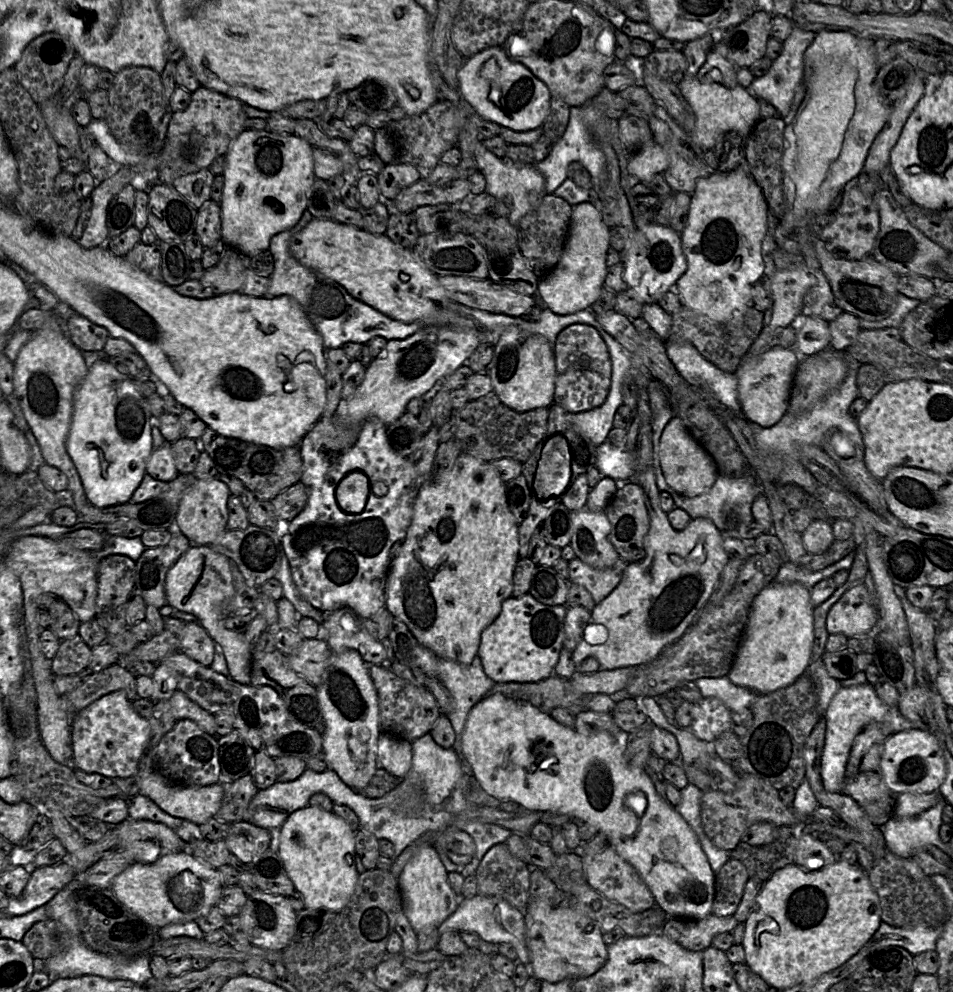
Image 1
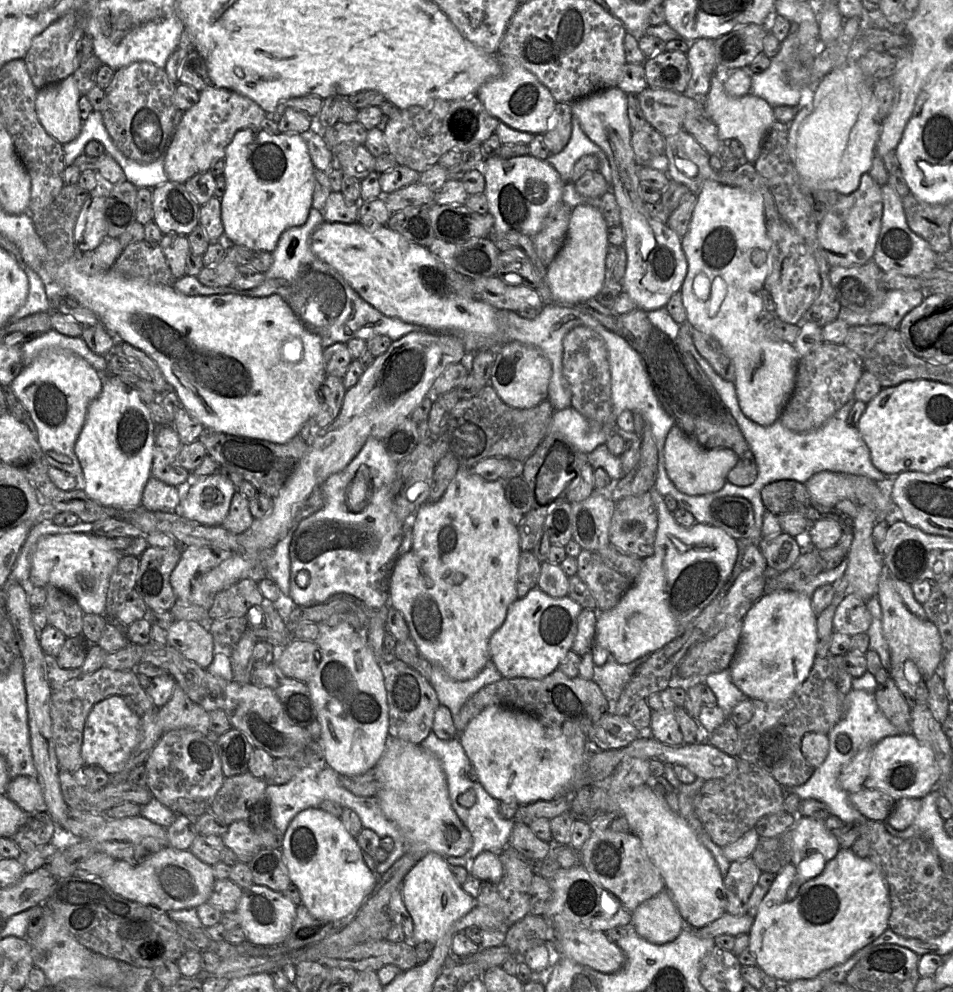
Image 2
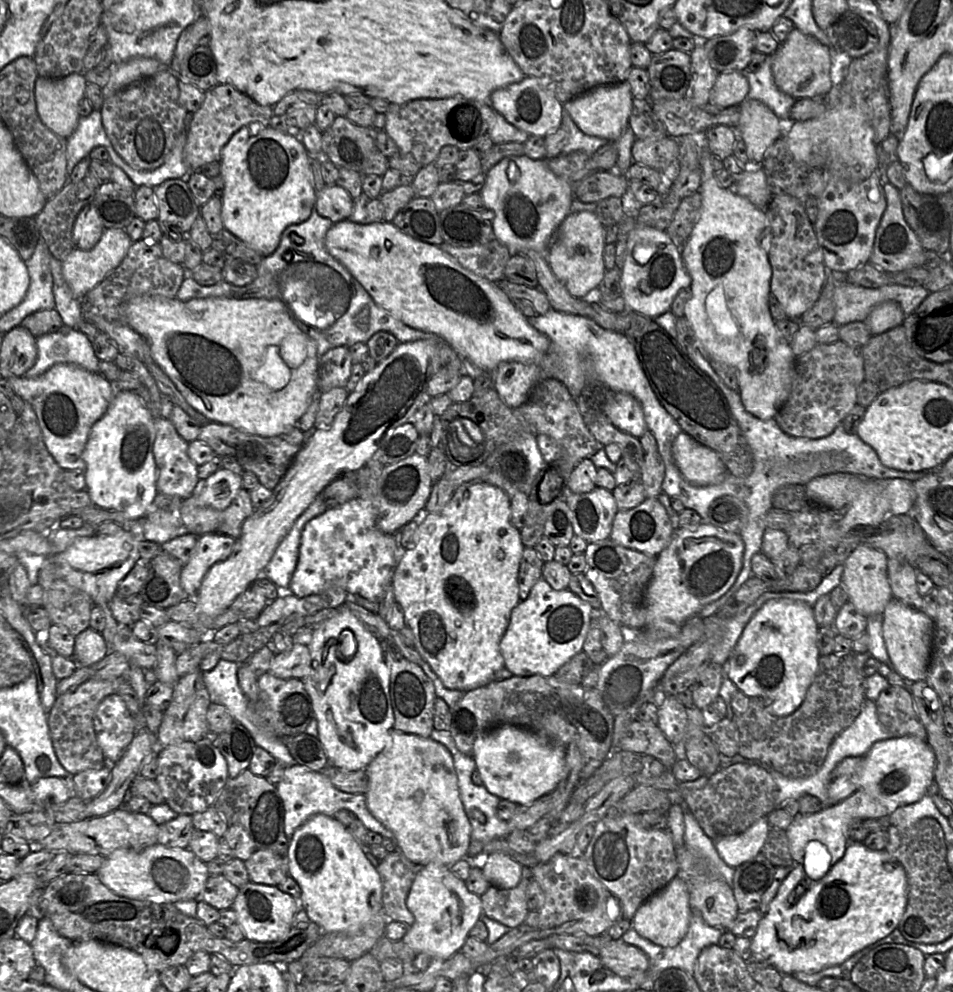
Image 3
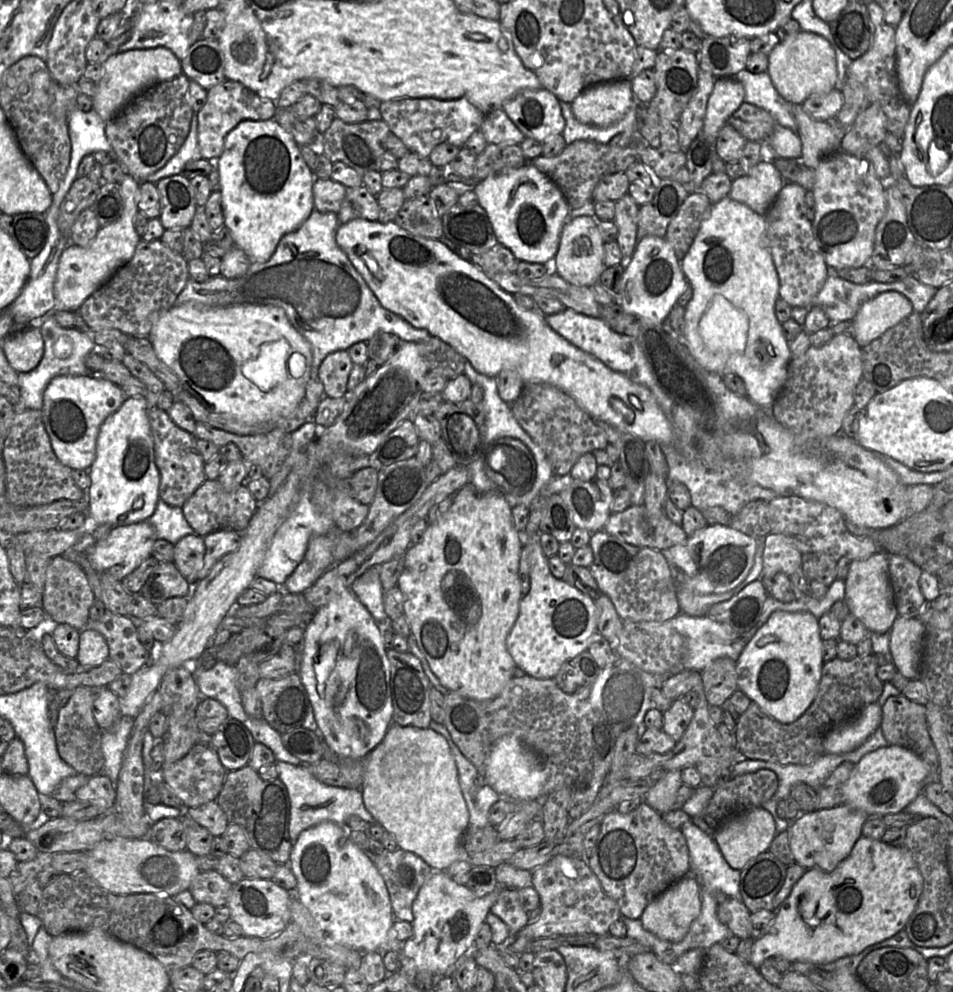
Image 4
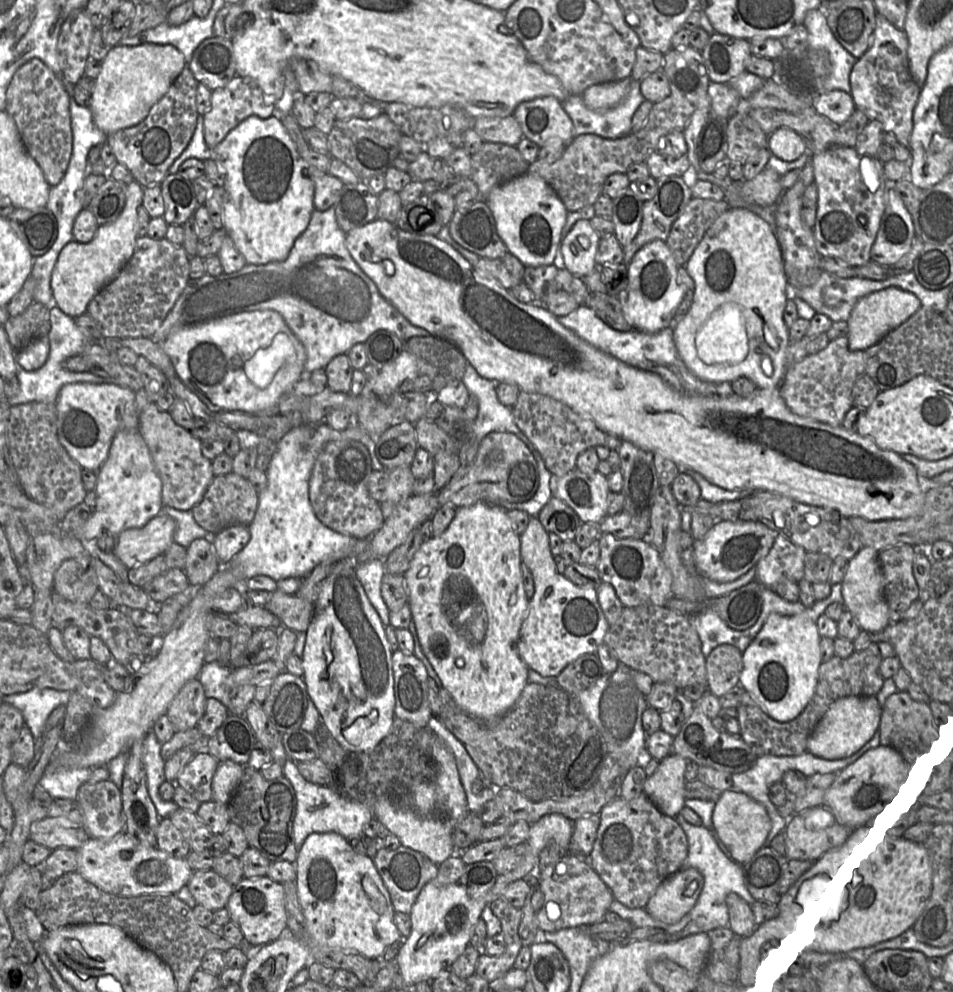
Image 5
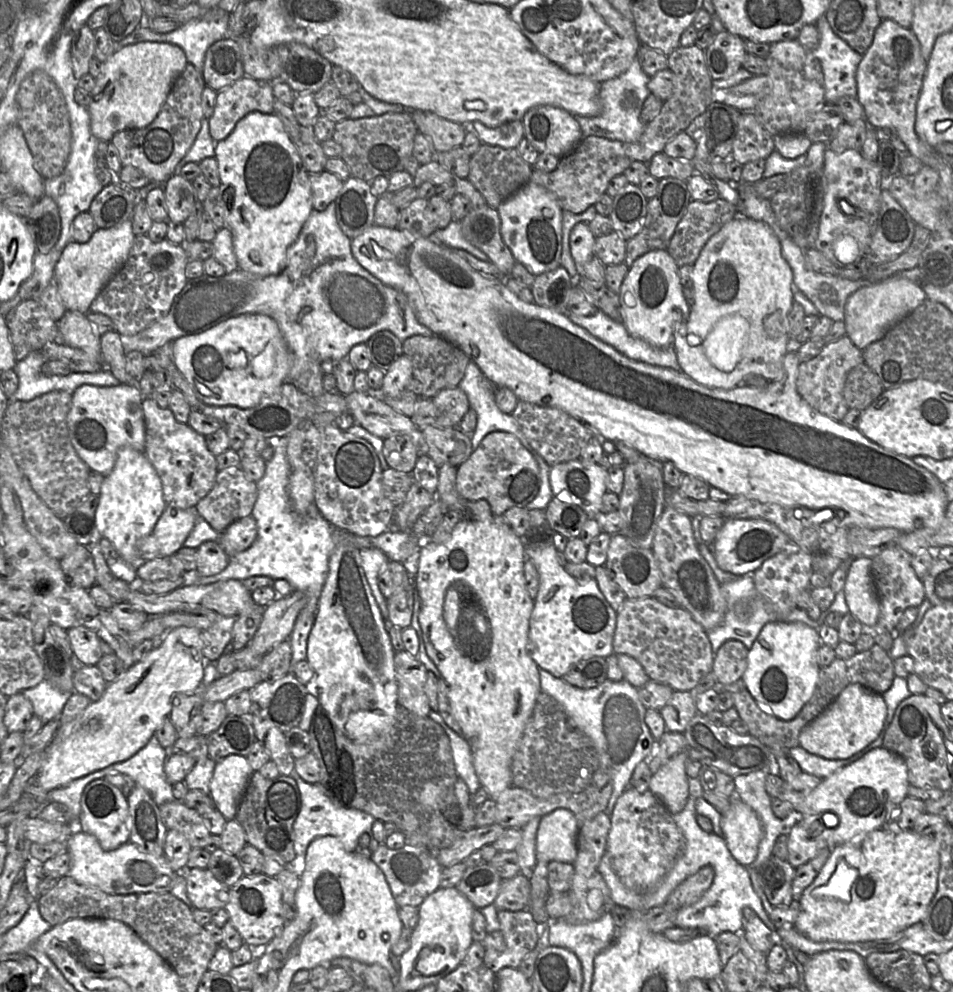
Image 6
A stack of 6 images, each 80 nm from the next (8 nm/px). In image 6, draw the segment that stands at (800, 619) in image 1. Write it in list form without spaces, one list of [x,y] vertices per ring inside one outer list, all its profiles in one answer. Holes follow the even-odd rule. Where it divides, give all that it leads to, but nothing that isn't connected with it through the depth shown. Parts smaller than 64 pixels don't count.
[[[801,622],[767,623],[748,652],[747,668],[742,676],[749,692],[763,710],[769,710],[775,717],[792,720],[812,697],[820,674],[818,648],[820,637],[818,631]]]

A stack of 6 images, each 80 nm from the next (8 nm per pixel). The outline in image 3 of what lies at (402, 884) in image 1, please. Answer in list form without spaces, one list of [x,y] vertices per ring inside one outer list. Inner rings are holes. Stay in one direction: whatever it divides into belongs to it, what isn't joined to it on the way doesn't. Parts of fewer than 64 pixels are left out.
[[[430,863],[419,871],[406,905],[415,922],[402,941],[416,954],[427,953],[433,959],[447,959],[461,952],[469,933],[483,915],[481,896],[470,892],[465,881],[456,877],[446,865]]]

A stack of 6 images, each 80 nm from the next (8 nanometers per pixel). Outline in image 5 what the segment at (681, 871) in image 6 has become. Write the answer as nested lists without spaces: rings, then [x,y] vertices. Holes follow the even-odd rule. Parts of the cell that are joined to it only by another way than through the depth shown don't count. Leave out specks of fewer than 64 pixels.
[[[680,815],[675,819],[682,827],[688,840],[688,856],[685,867],[697,870],[704,877],[704,887],[696,906],[684,919],[673,925],[652,919],[646,909],[628,908],[616,900],[613,901],[609,909],[610,912],[618,914],[633,927],[650,927],[659,933],[665,933],[668,942],[679,942],[696,934],[708,934],[719,928],[730,929],[730,915],[727,905],[727,897],[730,894],[737,895],[751,908],[757,903],[745,886],[743,867],[736,864],[721,849],[715,837],[705,827],[693,826]]]

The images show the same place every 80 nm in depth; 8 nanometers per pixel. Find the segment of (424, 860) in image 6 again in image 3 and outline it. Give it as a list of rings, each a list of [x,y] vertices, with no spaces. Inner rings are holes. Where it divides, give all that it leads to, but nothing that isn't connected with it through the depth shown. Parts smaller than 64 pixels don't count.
[[[400,849],[388,853],[377,868],[383,885],[383,906],[391,921],[412,926],[414,915],[406,905],[415,877],[424,866],[410,861]]]

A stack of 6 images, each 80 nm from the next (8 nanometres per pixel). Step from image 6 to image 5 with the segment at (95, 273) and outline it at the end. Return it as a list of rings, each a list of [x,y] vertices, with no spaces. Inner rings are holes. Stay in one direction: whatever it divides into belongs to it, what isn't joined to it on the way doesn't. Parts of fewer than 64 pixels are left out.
[[[137,181],[127,184],[126,200],[120,216],[112,223],[98,226],[96,233],[88,243],[75,240],[68,242],[60,251],[51,276],[51,290],[56,306],[65,314],[77,317],[86,313],[91,299],[110,281],[112,281],[132,257],[138,237],[136,233],[136,220],[138,207],[143,201],[143,188]]]

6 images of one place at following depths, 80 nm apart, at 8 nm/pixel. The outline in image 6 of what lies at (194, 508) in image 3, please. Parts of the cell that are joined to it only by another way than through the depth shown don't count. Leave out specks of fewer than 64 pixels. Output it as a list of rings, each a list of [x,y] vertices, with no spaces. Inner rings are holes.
[[[240,467],[218,472],[210,492],[195,505],[198,516],[205,519],[213,529],[222,533],[236,521],[250,516],[257,501],[257,483],[251,481]]]

